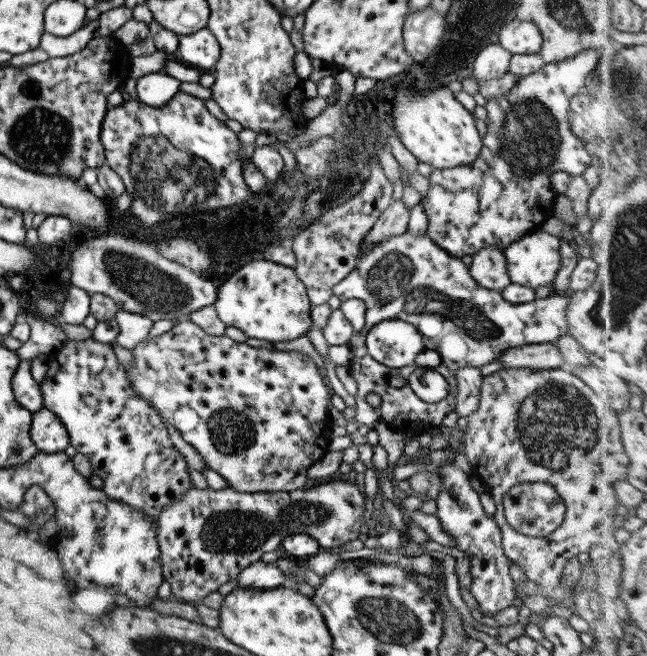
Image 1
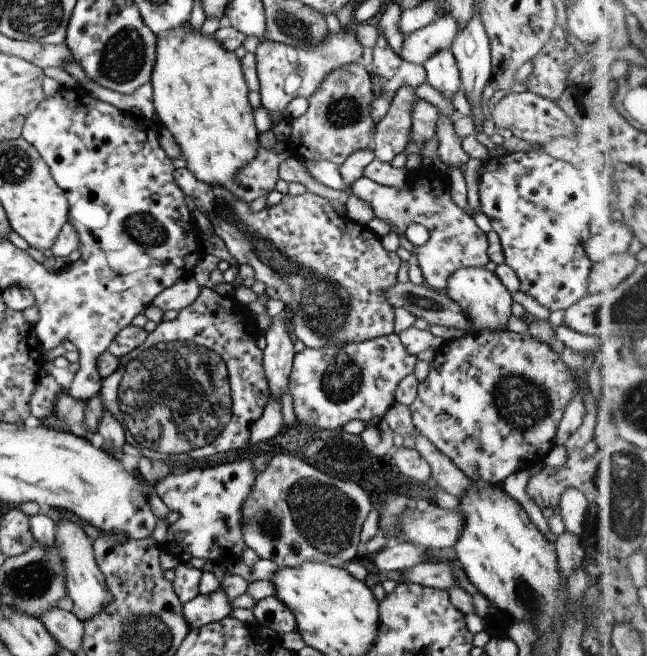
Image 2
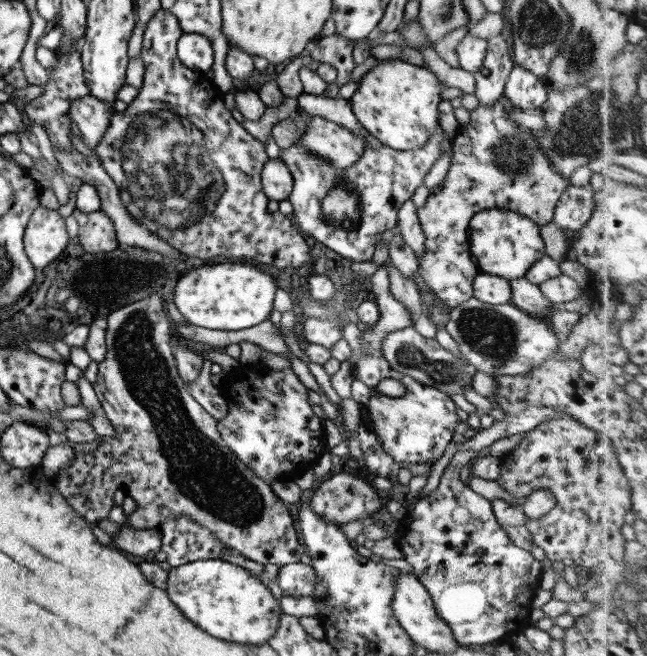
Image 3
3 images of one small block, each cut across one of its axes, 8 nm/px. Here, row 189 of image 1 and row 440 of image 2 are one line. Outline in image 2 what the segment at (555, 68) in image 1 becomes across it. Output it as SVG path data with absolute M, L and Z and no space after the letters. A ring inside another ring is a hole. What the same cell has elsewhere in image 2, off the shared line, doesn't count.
M508 330L484 331L478 334L464 335L462 338L451 339L444 342L436 351L435 362L429 371L429 376L424 383L417 387L417 400L409 405L410 413L413 417L414 427L445 456L448 456L455 466L469 478L470 481L484 481L486 483L500 486L501 483L518 470L530 469L535 464L543 463L547 455L554 446L554 438L562 420L566 406L577 394L577 384L569 367L561 360L558 353L554 353L552 348L545 342L536 341L527 333L516 334Z

